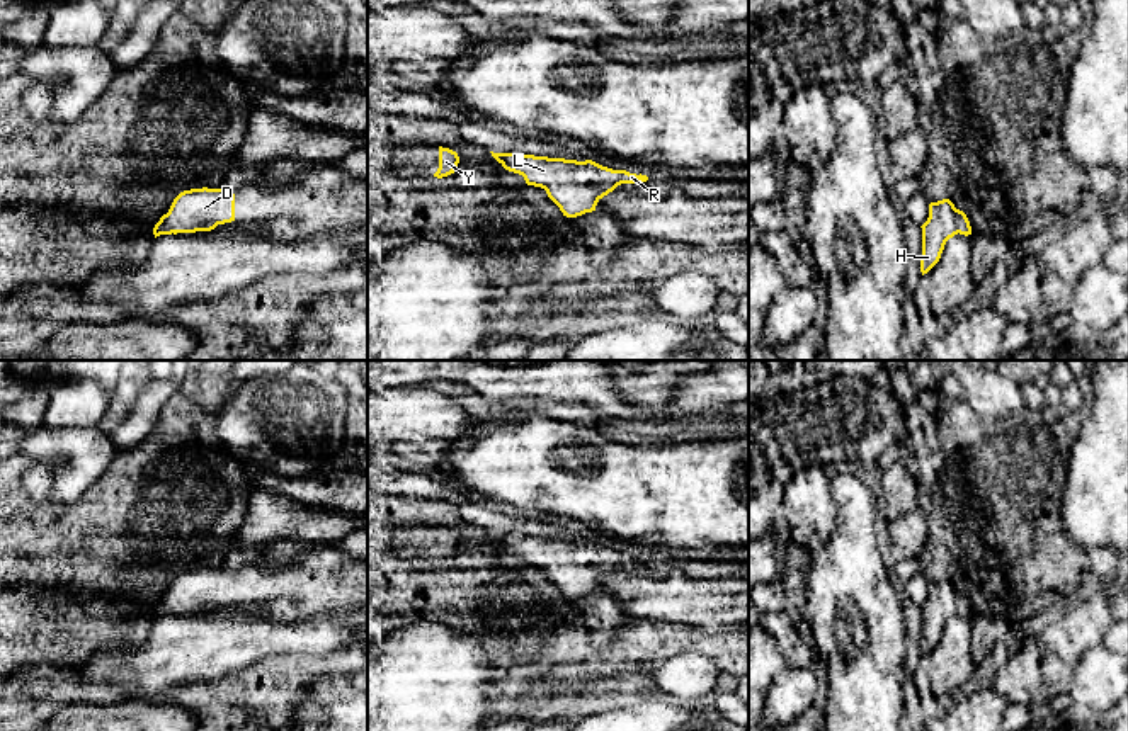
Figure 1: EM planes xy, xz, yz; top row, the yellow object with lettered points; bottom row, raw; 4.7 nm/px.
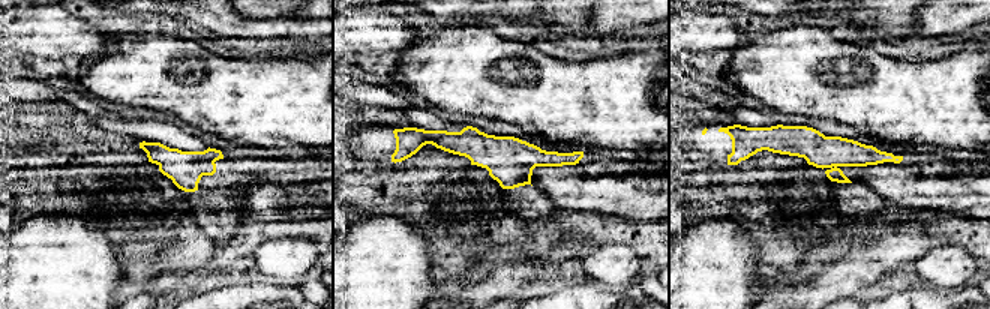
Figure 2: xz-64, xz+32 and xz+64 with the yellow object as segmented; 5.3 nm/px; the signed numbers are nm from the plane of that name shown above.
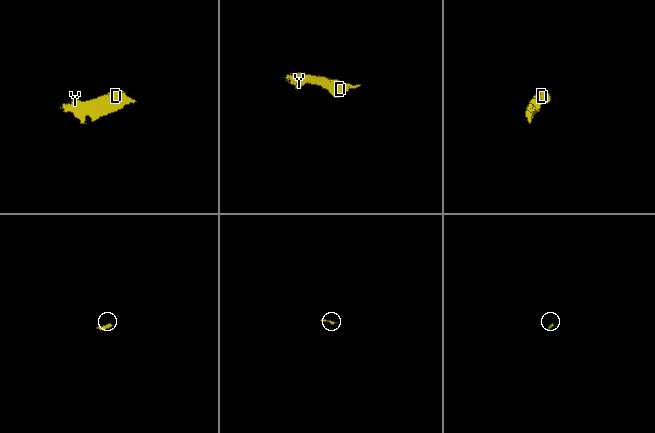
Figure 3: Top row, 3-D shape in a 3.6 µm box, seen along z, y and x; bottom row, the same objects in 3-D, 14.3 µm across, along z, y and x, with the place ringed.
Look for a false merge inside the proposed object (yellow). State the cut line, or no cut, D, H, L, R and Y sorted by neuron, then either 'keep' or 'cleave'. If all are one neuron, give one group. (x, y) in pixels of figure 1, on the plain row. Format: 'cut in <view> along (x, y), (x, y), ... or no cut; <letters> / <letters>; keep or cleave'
no cut; D H L R Y; keep

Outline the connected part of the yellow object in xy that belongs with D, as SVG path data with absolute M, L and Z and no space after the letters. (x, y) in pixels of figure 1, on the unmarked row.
M191 570L180 573L167 595L153 609L160 615L211 612L235 602L235 575L225 570Z

